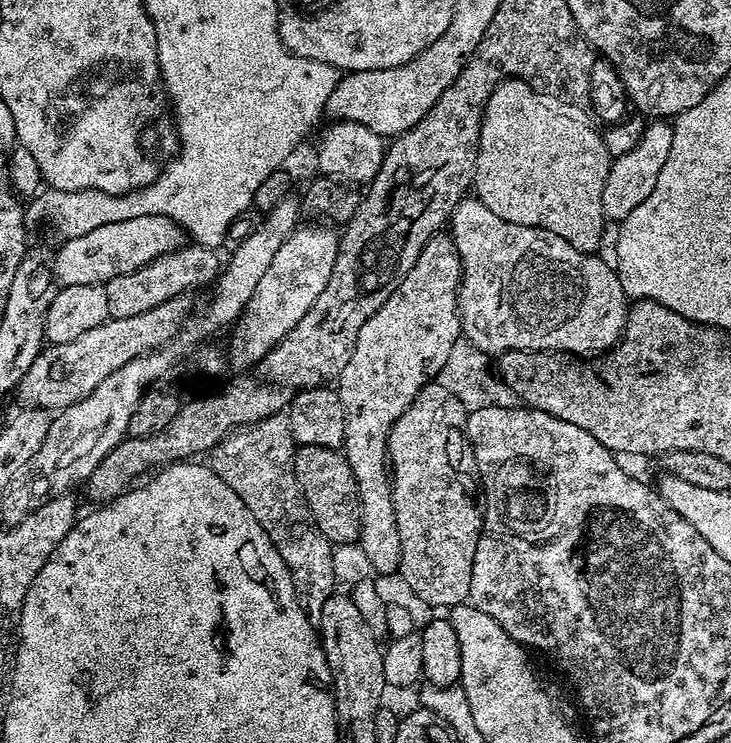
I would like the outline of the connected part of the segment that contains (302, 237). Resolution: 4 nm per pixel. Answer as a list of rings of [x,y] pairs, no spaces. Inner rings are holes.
[[[297,227],[292,236],[286,238],[286,242],[282,242],[278,254],[274,254],[274,262],[270,266],[270,270],[266,270],[266,274],[262,274],[262,282],[258,282],[250,302],[244,307],[244,314],[240,320],[241,326],[244,326],[244,356],[248,362],[261,360],[279,340],[286,338],[286,334],[290,334],[290,330],[294,330],[294,326],[298,326],[298,322],[302,322],[302,318],[306,318],[306,310],[310,310],[310,306],[314,306],[318,294],[322,294],[322,290],[326,290],[326,282],[330,282],[334,262],[340,253],[340,236],[337,229],[332,228]]]

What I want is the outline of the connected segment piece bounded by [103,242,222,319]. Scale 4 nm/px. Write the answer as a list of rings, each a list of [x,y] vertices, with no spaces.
[[[188,242],[175,252],[167,252],[165,256],[159,256],[154,262],[130,274],[118,274],[118,278],[110,278],[103,285],[109,317],[130,318],[131,315],[143,314],[167,299],[191,293],[191,288],[200,288],[208,283],[211,285],[222,271],[220,254],[217,249],[207,248],[205,244]]]

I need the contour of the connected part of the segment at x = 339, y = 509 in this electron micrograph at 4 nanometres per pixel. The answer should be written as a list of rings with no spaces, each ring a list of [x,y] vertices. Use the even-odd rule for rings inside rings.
[[[299,445],[295,452],[294,474],[307,500],[308,512],[323,536],[334,546],[357,543],[361,530],[361,504],[357,480],[348,459],[339,449]]]

